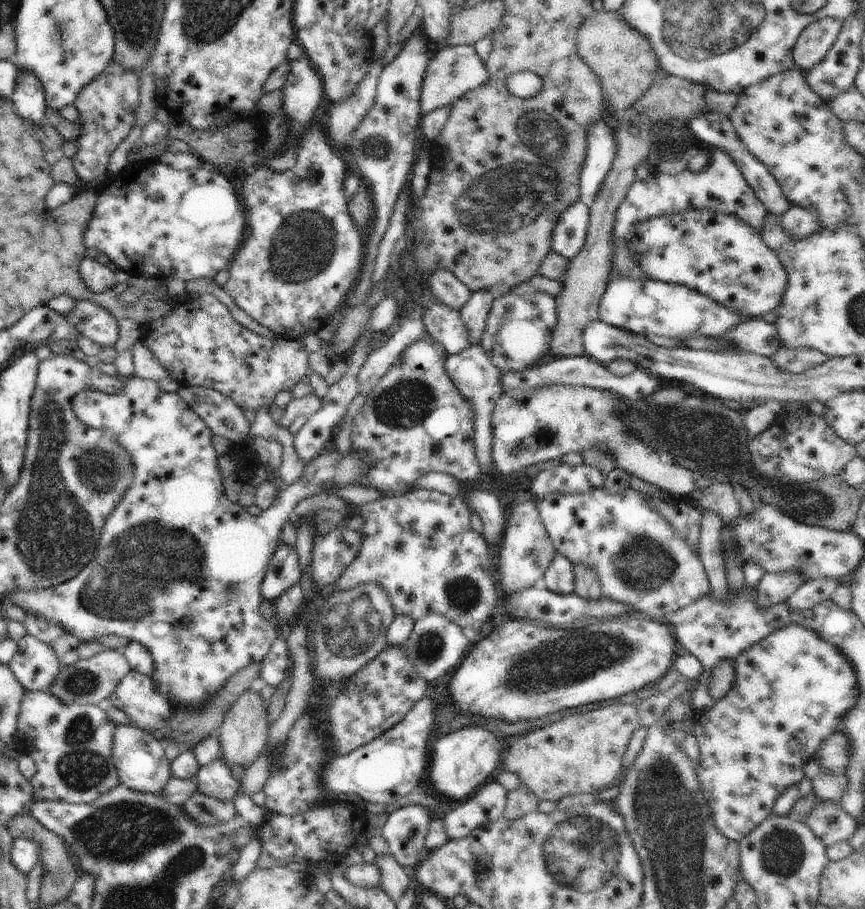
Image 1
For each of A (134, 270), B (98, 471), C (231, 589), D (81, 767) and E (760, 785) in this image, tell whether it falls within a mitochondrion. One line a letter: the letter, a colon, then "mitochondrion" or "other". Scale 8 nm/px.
A: other
B: mitochondrion
C: mitochondrion
D: mitochondrion
E: other

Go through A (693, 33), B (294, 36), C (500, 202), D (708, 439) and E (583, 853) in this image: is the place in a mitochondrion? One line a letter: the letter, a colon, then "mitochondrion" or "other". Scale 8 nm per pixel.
A: mitochondrion
B: other
C: mitochondrion
D: mitochondrion
E: mitochondrion

